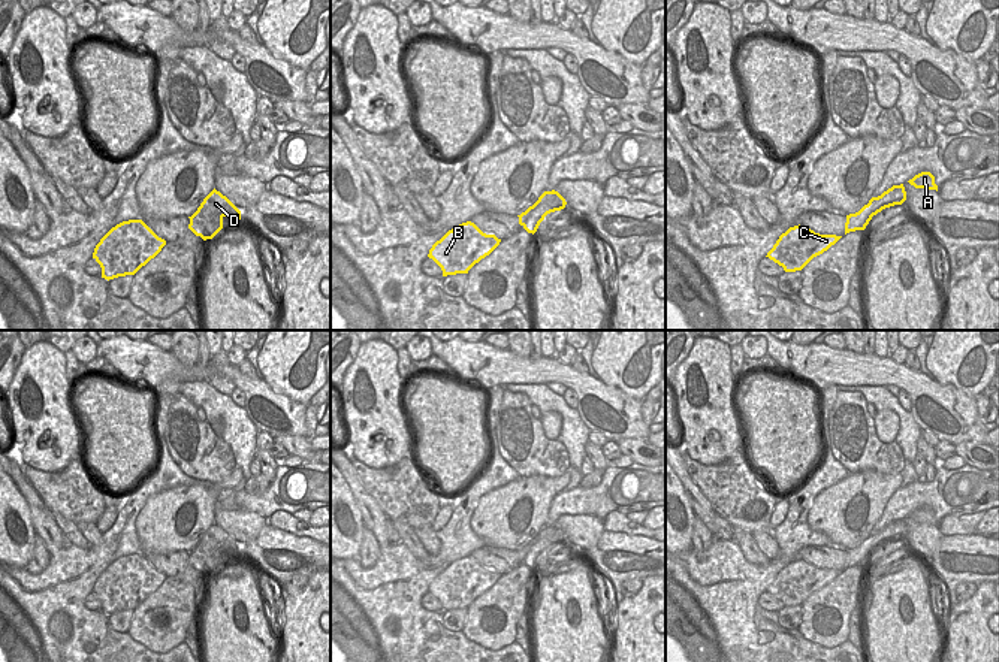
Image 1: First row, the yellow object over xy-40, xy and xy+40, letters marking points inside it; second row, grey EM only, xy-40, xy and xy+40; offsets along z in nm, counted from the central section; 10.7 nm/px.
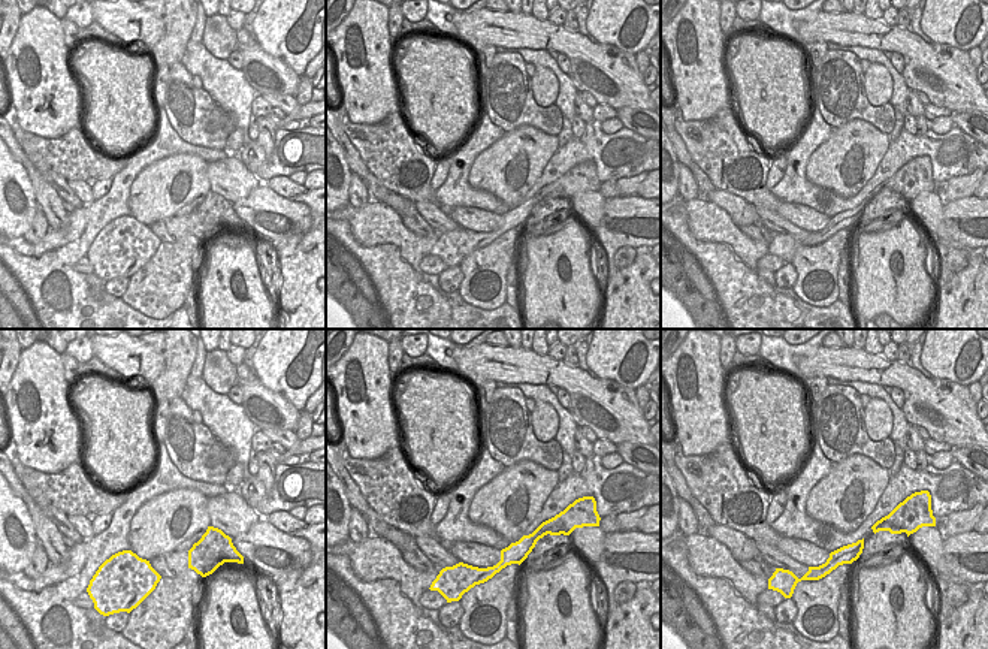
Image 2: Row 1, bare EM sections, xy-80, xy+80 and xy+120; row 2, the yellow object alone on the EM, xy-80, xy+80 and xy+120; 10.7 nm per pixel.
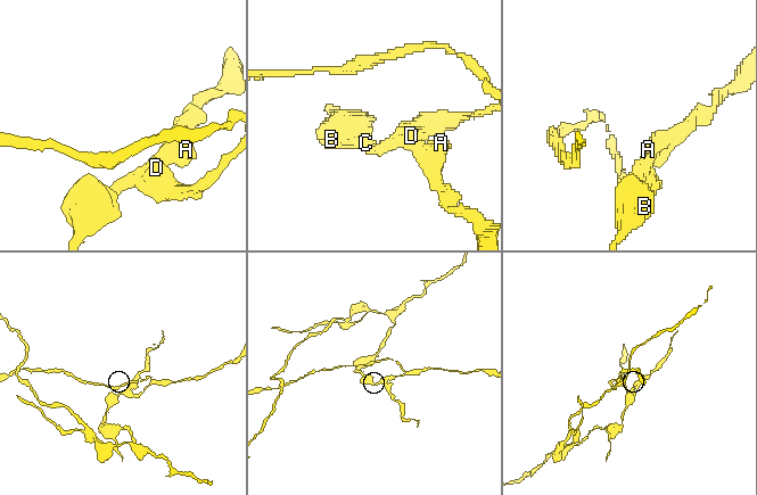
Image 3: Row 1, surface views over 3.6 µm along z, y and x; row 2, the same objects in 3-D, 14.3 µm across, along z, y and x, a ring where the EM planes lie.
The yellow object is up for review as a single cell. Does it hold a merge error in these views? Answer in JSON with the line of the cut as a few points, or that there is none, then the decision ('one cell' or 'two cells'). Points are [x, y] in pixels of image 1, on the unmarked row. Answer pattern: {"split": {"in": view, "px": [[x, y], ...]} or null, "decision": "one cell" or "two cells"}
{"split": {"in": "xy", "px": [[537, 537], [524, 561]]}, "decision": "two cells"}

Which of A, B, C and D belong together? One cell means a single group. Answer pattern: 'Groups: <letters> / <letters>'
Groups: A B C / D

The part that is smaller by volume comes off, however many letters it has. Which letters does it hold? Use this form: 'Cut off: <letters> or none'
Cut off: D

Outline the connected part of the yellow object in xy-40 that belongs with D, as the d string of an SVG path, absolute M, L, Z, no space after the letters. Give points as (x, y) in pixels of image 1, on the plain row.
M215 523L203 533L197 545L188 551L188 563L203 575L212 574L223 563L223 553L241 554L241 545Z

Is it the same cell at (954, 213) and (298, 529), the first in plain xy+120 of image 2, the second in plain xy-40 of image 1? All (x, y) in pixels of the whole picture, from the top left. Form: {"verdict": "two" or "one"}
{"verdict": "two"}

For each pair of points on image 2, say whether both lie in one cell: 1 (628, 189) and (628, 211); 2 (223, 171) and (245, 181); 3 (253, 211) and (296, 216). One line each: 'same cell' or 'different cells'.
1: different cells
2: same cell
3: same cell

